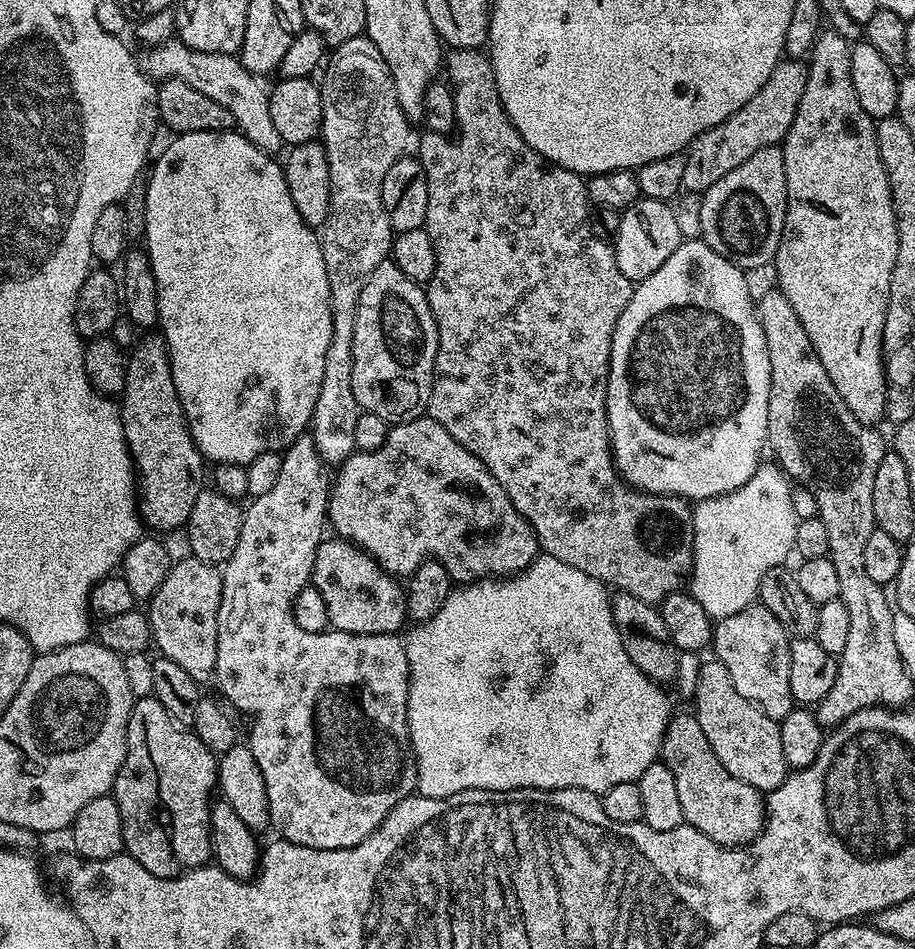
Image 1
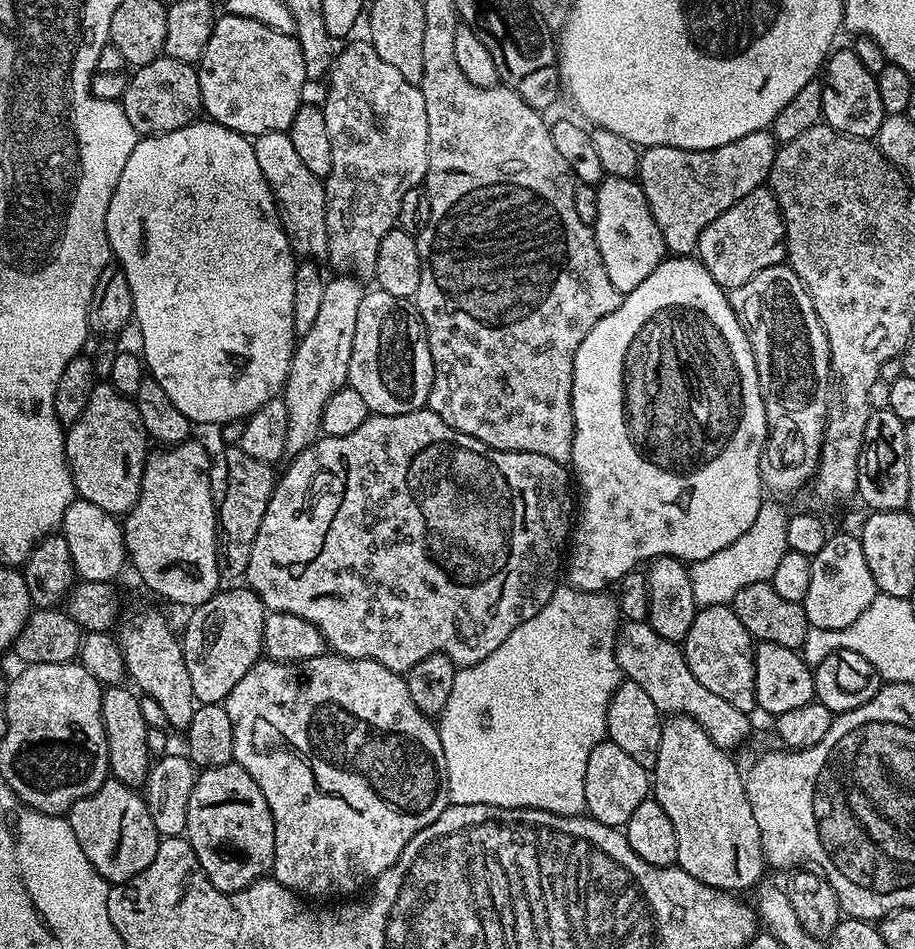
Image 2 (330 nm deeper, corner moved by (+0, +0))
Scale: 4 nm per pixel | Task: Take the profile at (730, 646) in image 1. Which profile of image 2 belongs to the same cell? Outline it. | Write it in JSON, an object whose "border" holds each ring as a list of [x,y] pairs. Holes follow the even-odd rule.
{"border":[[[726,604],[700,608],[694,622],[690,622],[690,630],[682,641],[686,666],[690,666],[690,674],[718,694],[718,698],[726,698],[730,706],[738,706],[738,710],[752,714],[757,711],[754,694],[754,641],[752,636],[738,622],[738,614]]]}

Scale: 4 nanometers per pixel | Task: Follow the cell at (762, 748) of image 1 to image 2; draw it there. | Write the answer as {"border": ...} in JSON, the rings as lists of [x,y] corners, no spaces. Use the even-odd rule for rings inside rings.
{"border":[[[628,622],[616,633],[616,661],[621,673],[627,679],[638,682],[642,690],[658,706],[661,714],[668,716],[686,715],[710,738],[719,748],[733,750],[748,736],[752,724],[749,713],[738,710],[738,706],[730,706],[726,698],[718,698],[711,690],[706,690],[694,674],[690,674],[690,666],[686,666],[683,647],[677,641],[662,638],[647,622]]]}

